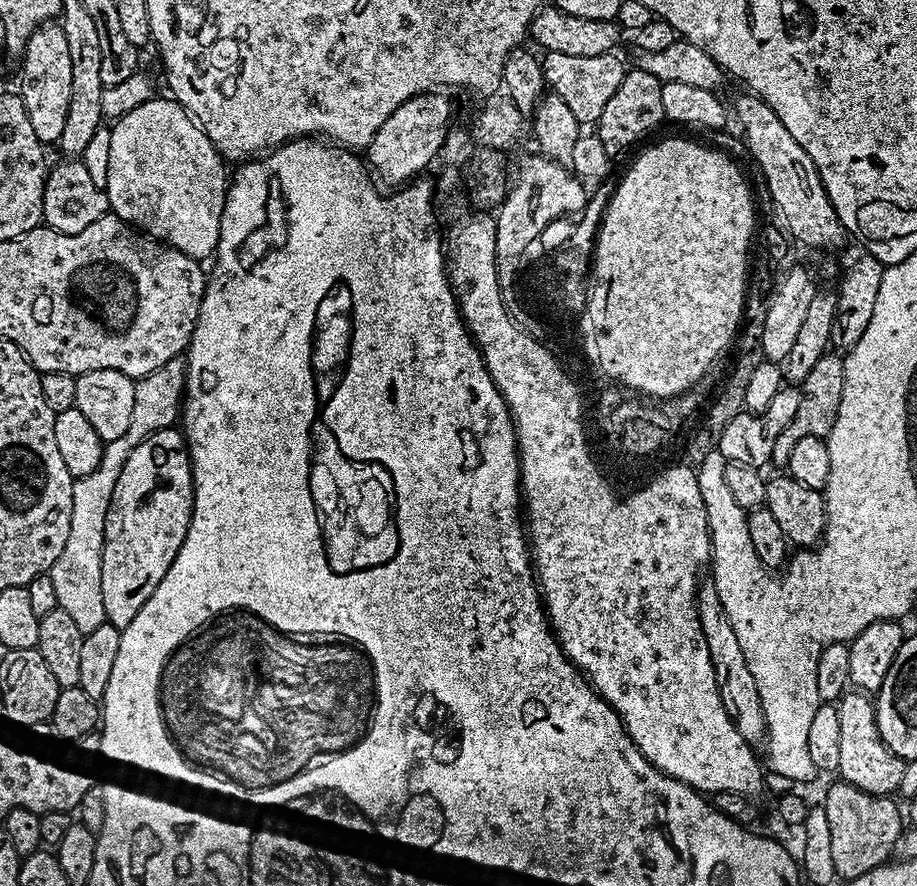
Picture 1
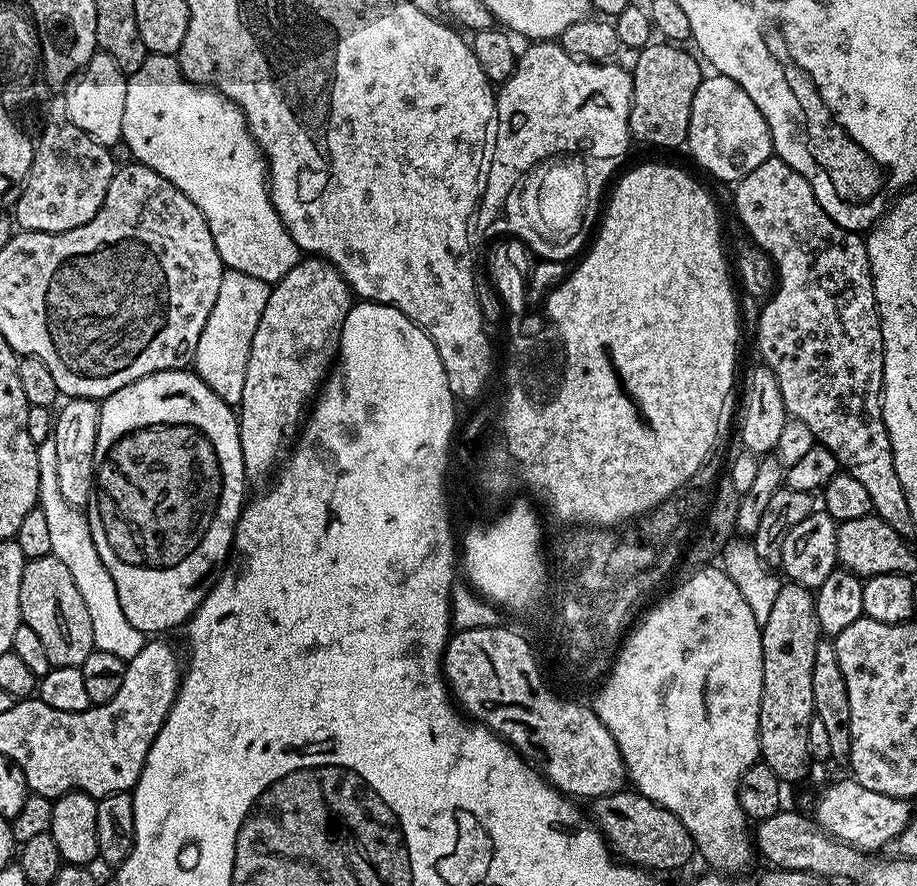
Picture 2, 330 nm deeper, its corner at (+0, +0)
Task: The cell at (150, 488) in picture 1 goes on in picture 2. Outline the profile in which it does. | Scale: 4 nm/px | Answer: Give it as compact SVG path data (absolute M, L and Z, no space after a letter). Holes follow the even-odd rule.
M171 368L168 372L155 372L141 380L122 386L114 394L105 396L99 401L100 417L98 418L98 438L96 439L96 483L94 485L94 503L87 509L90 534L94 538L94 546L98 546L98 554L110 570L110 578L114 578L116 597L122 602L122 614L126 614L132 628L142 634L168 634L171 628L183 625L192 619L198 606L206 598L208 589L214 580L214 573L223 569L231 551L232 539L236 533L236 524L244 510L246 481L244 463L242 462L242 446L240 445L240 422L237 413L195 371L183 368Z

